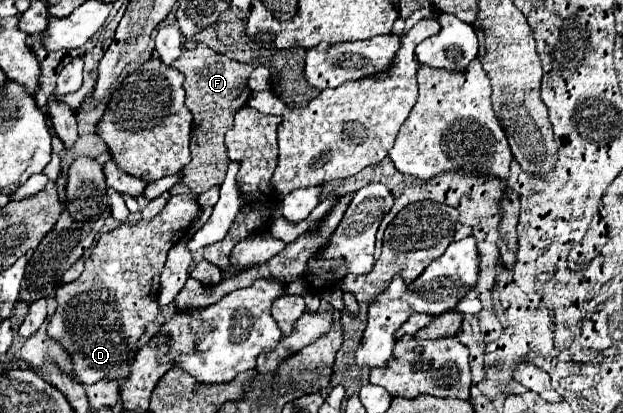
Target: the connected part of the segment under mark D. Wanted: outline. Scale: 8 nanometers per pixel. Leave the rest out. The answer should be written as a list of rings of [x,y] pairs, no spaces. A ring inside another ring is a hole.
[[[173,195],[157,217],[127,221],[115,231],[101,235],[85,261],[81,277],[57,289],[59,307],[47,331],[71,353],[75,365],[73,377],[81,379],[81,383],[93,385],[105,377],[127,377],[135,359],[135,347],[159,313],[159,275],[167,251],[185,237],[197,209],[199,203],[187,195]]]

